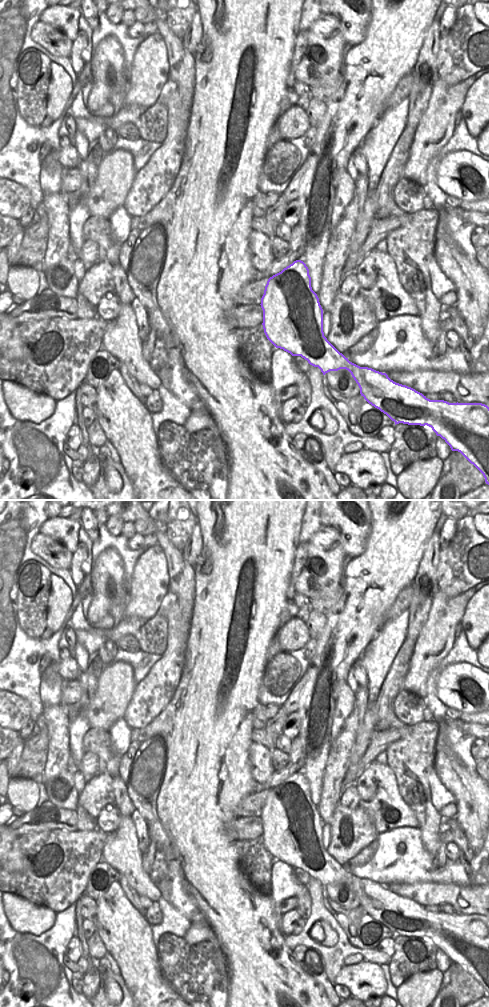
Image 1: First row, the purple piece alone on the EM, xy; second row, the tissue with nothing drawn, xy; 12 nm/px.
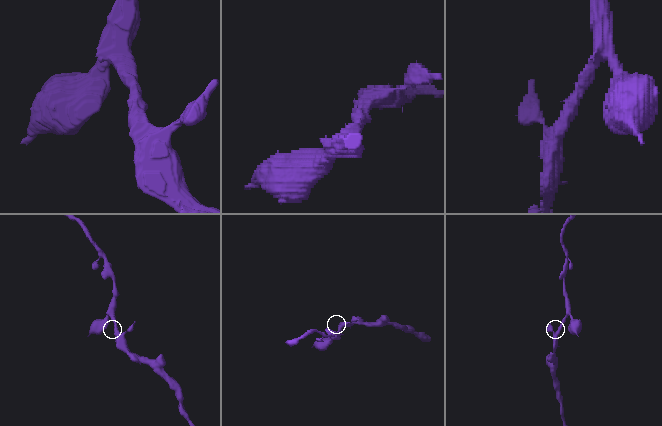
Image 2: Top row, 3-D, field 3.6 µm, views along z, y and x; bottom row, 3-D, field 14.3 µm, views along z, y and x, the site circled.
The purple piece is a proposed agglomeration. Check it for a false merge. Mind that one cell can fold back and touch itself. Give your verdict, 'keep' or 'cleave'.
keep

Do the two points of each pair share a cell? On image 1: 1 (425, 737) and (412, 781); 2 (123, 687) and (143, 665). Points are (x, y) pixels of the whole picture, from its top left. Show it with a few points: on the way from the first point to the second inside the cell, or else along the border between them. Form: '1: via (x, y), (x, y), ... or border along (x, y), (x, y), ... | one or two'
1: via (415, 748), (412, 754), (412, 770) | one
2: border along (116, 660), (132, 668), (136, 682) | two

